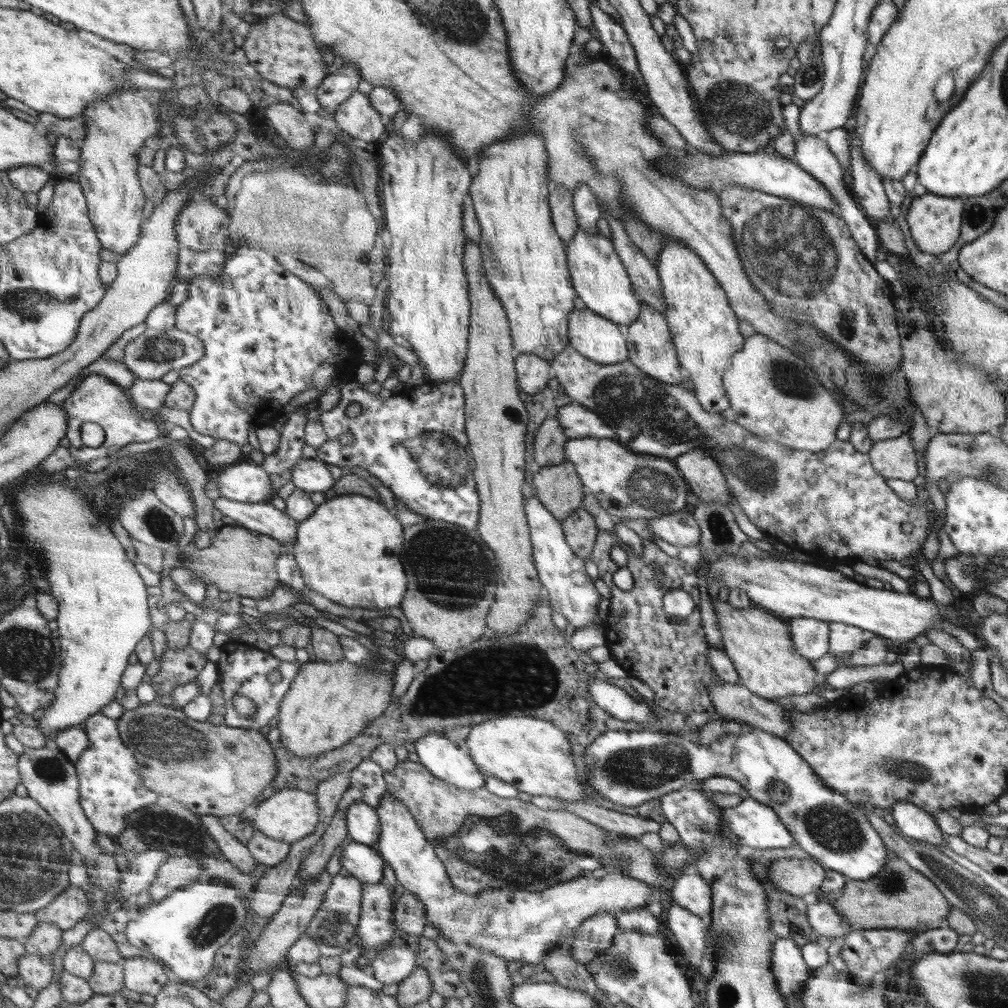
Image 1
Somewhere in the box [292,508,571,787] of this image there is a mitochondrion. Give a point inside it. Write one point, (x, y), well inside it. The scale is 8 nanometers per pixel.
(442, 564)

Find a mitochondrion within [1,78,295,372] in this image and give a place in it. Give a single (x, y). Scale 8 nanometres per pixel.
(161, 348)

